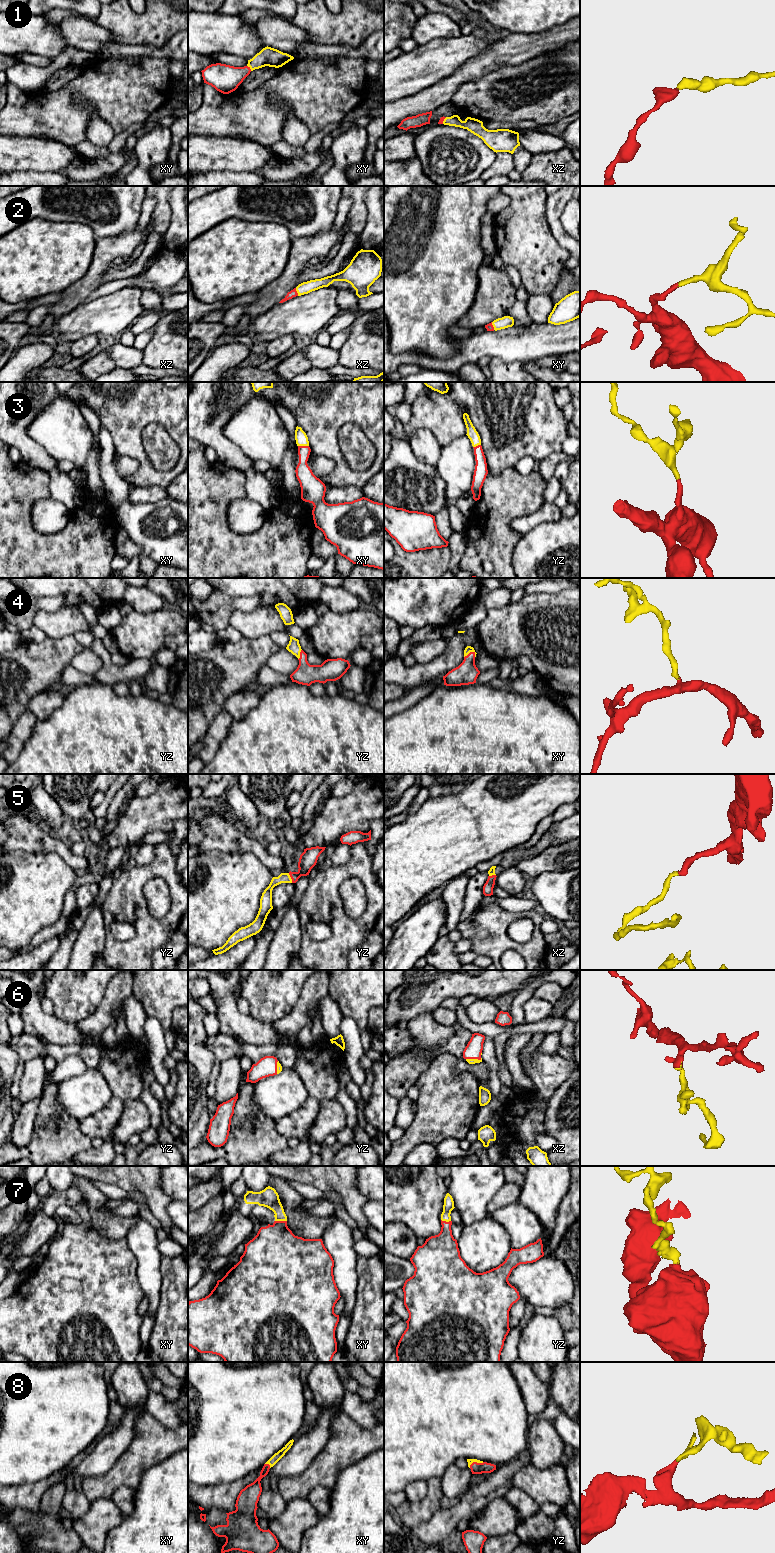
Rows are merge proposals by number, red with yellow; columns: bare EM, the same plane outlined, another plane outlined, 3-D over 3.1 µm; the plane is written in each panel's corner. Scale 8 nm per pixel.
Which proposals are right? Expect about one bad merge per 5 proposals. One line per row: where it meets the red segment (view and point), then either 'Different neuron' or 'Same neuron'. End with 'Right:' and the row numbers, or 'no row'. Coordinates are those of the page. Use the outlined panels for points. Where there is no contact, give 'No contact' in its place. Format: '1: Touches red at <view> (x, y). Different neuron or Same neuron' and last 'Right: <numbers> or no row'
1: Touches red at xy (249, 68). Same neuron
2: Touches red at xz (296, 292). Same neuron
3: Touches red at xy (303, 446). Same neuron
4: Touches red at xy (470, 652). Same neuron
5: Touches red at yz (291, 878). Same neuron
6: Touches red at xz (474, 1058). Same neuron
7: Touches red at xy (281, 1221). Same neuron
8: Touches red at yz (475, 1462). Same neuron
Right: 1, 2, 3, 4, 5, 6, 7, 8

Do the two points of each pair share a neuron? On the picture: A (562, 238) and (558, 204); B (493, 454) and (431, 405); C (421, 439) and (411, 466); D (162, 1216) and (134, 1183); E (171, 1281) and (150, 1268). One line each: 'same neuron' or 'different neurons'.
A: same neuron
B: same neuron
C: different neurons
D: same neuron
E: different neurons

